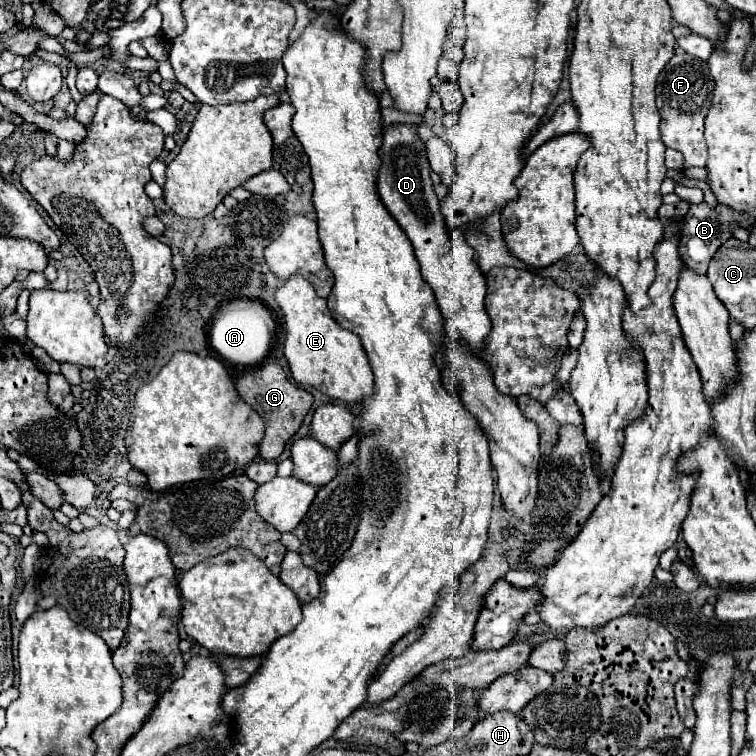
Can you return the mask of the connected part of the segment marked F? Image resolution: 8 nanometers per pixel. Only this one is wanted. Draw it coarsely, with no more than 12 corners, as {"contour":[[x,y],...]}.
{"contour":[[674,54],[658,76],[660,134],[706,166],[708,62]]}

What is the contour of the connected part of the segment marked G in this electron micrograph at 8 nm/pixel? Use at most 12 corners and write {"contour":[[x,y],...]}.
{"contour":[[278,362],[242,374],[236,390],[266,418],[258,446],[276,460],[312,408]]}

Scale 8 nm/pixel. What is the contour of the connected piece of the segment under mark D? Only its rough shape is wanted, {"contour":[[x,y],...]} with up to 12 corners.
{"contour":[[390,126],[380,200],[422,278],[478,352],[486,280],[464,232],[446,230],[416,126]]}

